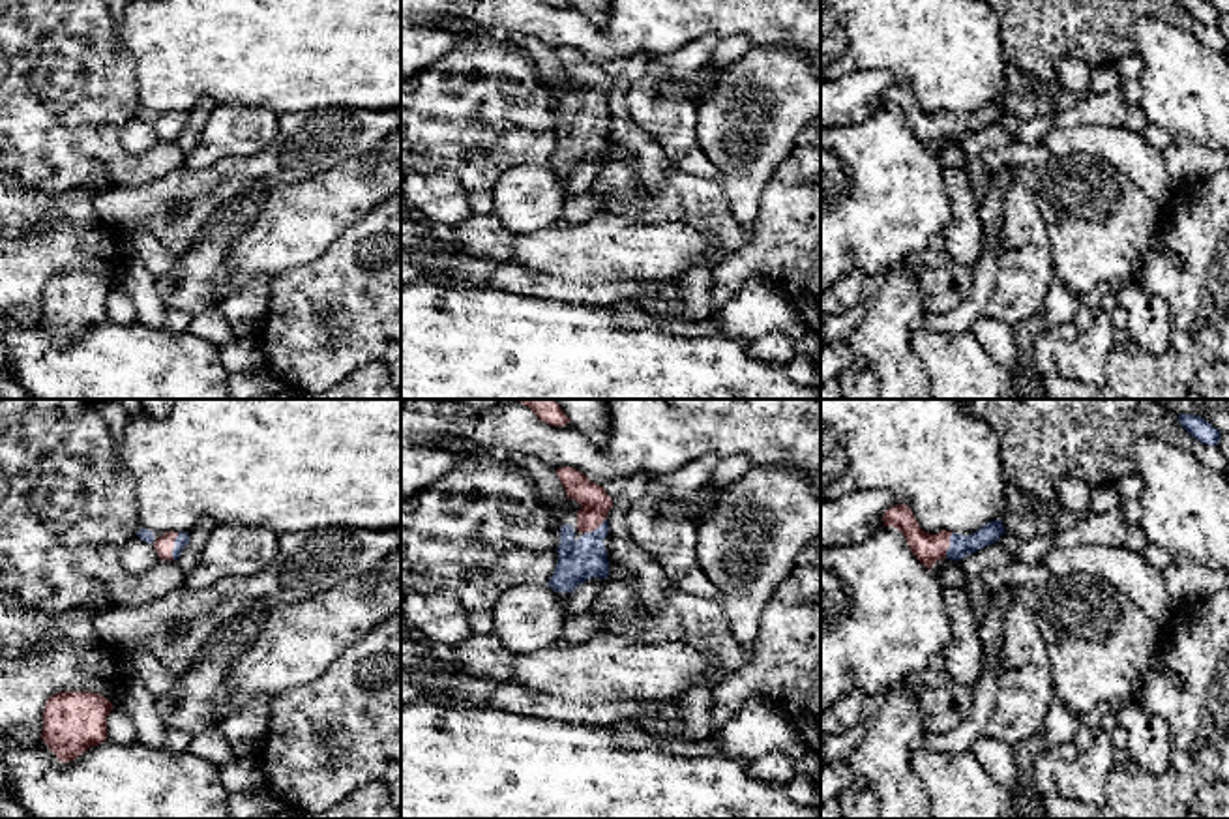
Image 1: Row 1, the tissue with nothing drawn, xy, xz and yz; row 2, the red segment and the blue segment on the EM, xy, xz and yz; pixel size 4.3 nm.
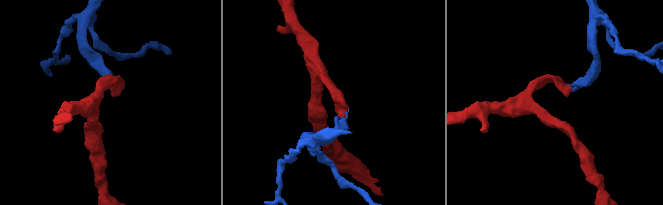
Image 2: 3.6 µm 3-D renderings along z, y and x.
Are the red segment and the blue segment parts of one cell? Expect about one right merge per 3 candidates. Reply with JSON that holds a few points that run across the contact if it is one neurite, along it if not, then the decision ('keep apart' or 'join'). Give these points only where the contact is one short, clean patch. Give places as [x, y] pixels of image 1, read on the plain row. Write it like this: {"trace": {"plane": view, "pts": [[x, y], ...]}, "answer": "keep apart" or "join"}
{"trace": {"plane": "xy", "pts": [[165, 124], [173, 126], [182, 119]]}, "answer": "join"}

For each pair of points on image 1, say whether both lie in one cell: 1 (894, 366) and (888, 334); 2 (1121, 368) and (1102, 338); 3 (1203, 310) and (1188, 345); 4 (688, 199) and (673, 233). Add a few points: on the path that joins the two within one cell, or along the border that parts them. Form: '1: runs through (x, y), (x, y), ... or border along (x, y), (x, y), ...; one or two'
1: runs through (890, 358), (888, 342); one
2: border along (1113, 345), (1106, 362), (1106, 379); two
3: runs through (1203, 319), (1203, 330), (1198, 336); one
4: border along (636, 220), (679, 220), (705, 231), (716, 244); two

